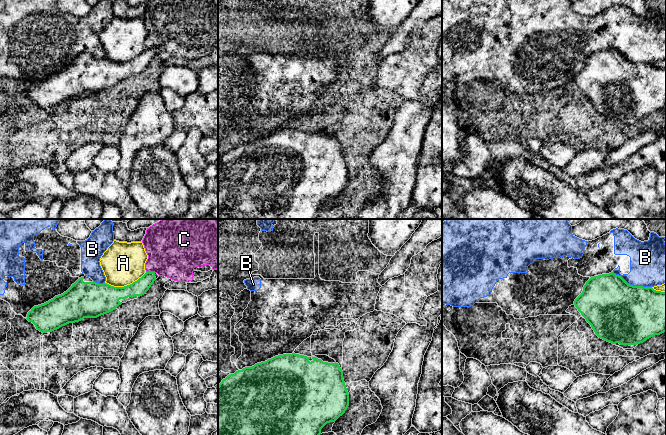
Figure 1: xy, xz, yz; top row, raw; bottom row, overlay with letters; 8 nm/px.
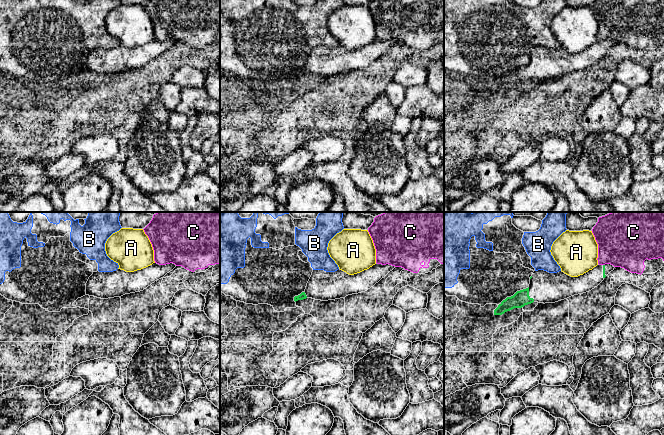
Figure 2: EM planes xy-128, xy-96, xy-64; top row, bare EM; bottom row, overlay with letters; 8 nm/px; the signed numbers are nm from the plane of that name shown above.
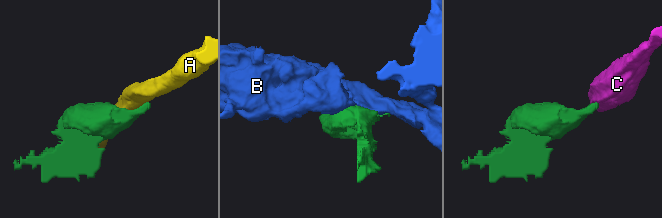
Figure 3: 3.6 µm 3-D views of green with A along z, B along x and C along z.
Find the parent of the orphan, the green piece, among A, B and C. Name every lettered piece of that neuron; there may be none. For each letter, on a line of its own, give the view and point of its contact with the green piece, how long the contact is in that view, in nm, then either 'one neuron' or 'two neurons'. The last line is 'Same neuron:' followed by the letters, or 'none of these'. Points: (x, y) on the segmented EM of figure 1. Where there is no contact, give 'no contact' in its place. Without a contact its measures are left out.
A: xy (125, 286) | 340 nm | two neurons
B: yz (632, 285) | 340 nm | two neurons
C: xy (151, 272) | 80 nm | two neurons
Same neuron: none of these

